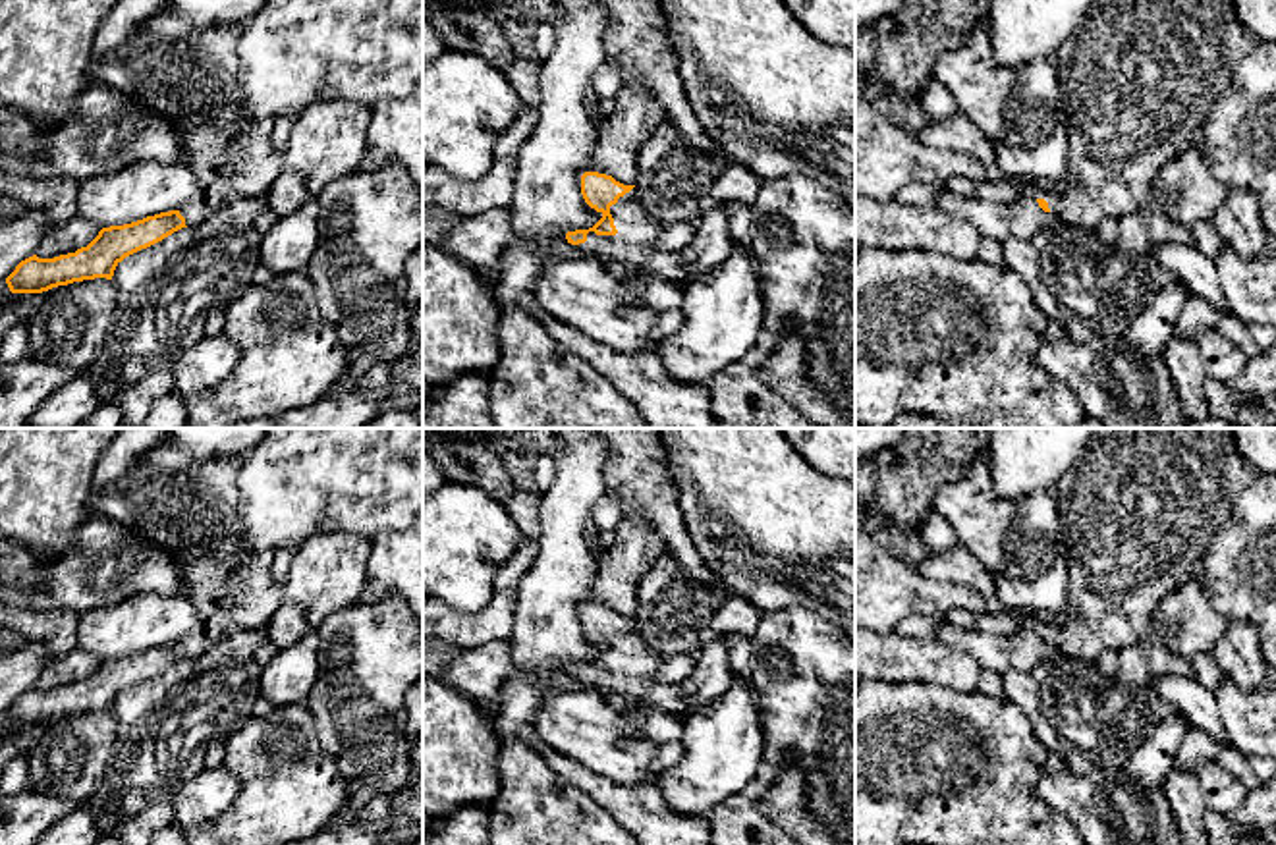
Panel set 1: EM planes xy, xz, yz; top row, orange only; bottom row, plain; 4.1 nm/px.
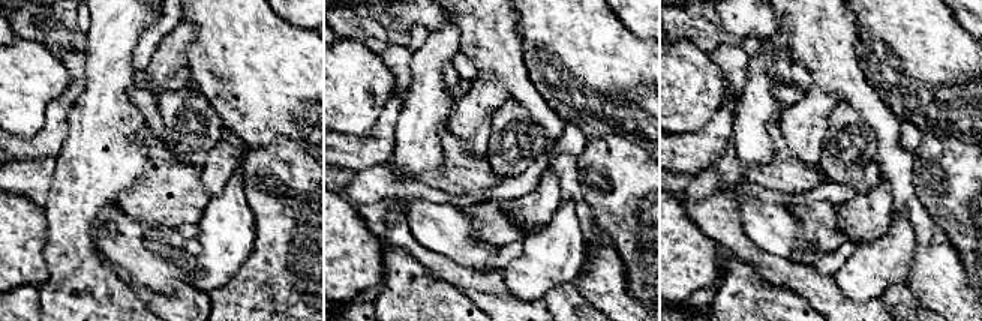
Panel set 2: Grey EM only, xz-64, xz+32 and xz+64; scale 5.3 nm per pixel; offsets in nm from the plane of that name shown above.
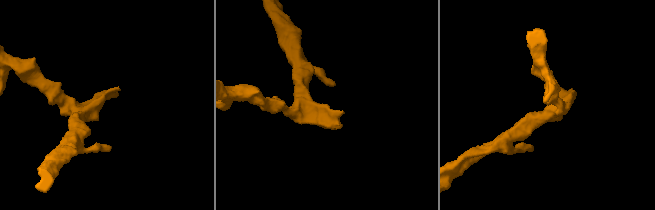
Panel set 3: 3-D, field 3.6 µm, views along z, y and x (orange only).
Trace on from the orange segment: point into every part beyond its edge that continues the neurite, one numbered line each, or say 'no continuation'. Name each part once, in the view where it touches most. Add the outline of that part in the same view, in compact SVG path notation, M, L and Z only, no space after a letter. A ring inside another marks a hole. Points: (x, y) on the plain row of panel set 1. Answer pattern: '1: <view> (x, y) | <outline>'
1: xz (632, 680) | M639 621L618 631L610 639L616 668L587 666L587 673L577 679L596 695L608 700L624 700L629 706L649 706L660 714L680 716L689 698L678 683L658 683L654 673L666 662L639 635Z

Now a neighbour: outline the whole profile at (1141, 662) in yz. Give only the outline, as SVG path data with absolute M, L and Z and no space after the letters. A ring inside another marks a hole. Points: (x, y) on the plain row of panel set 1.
M1145 637L1120 650L1118 683L1151 691L1152 683L1162 675L1193 677L1195 673L1189 660Z

